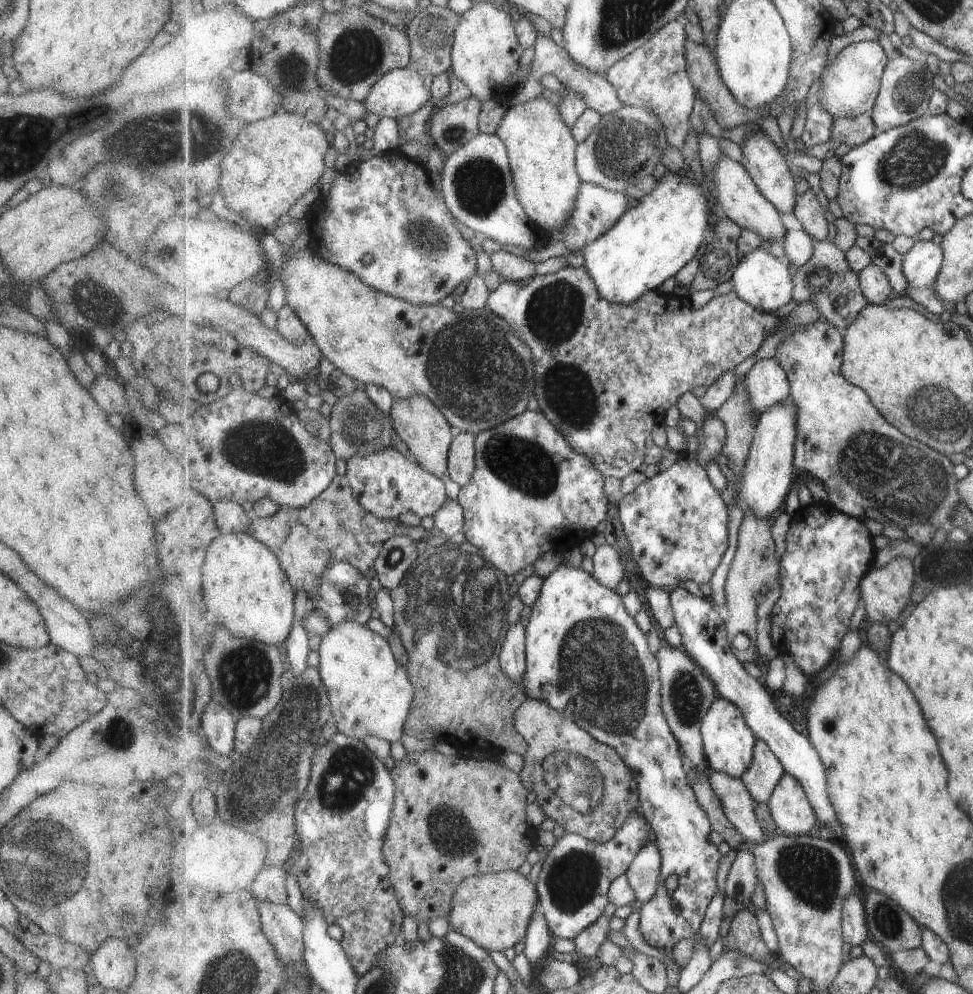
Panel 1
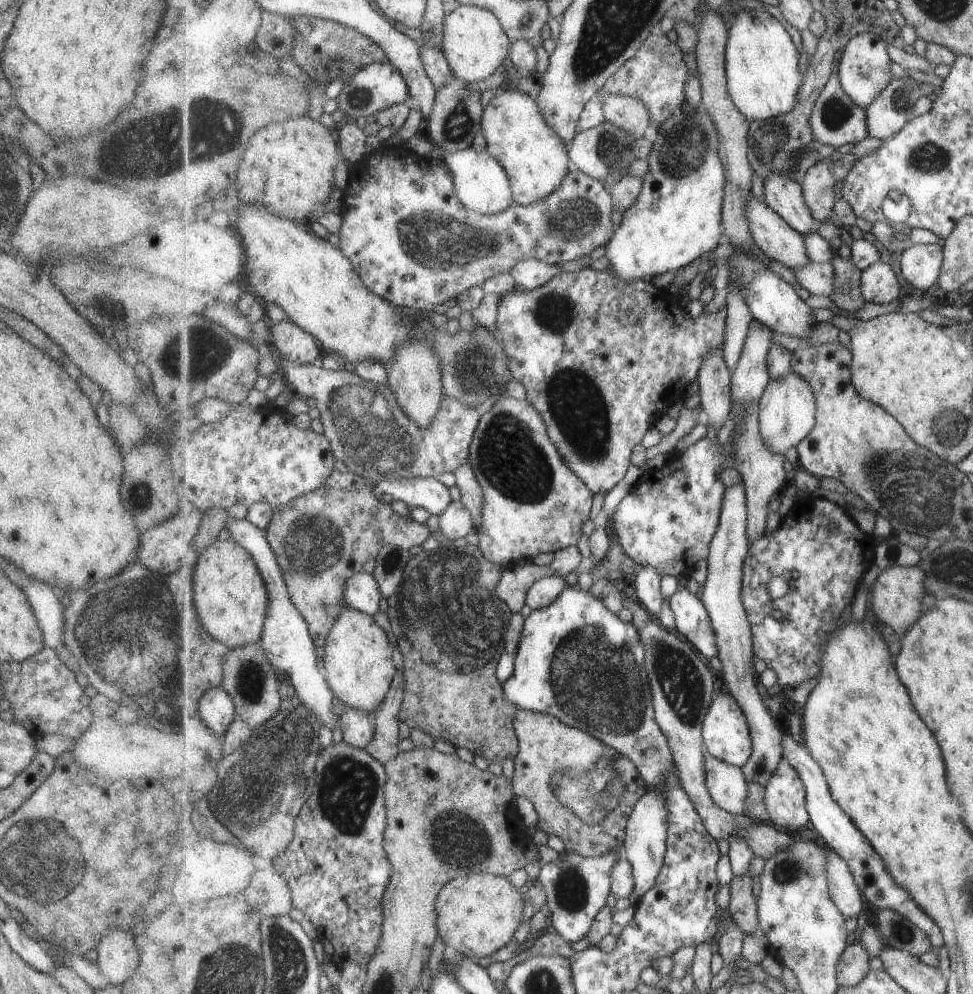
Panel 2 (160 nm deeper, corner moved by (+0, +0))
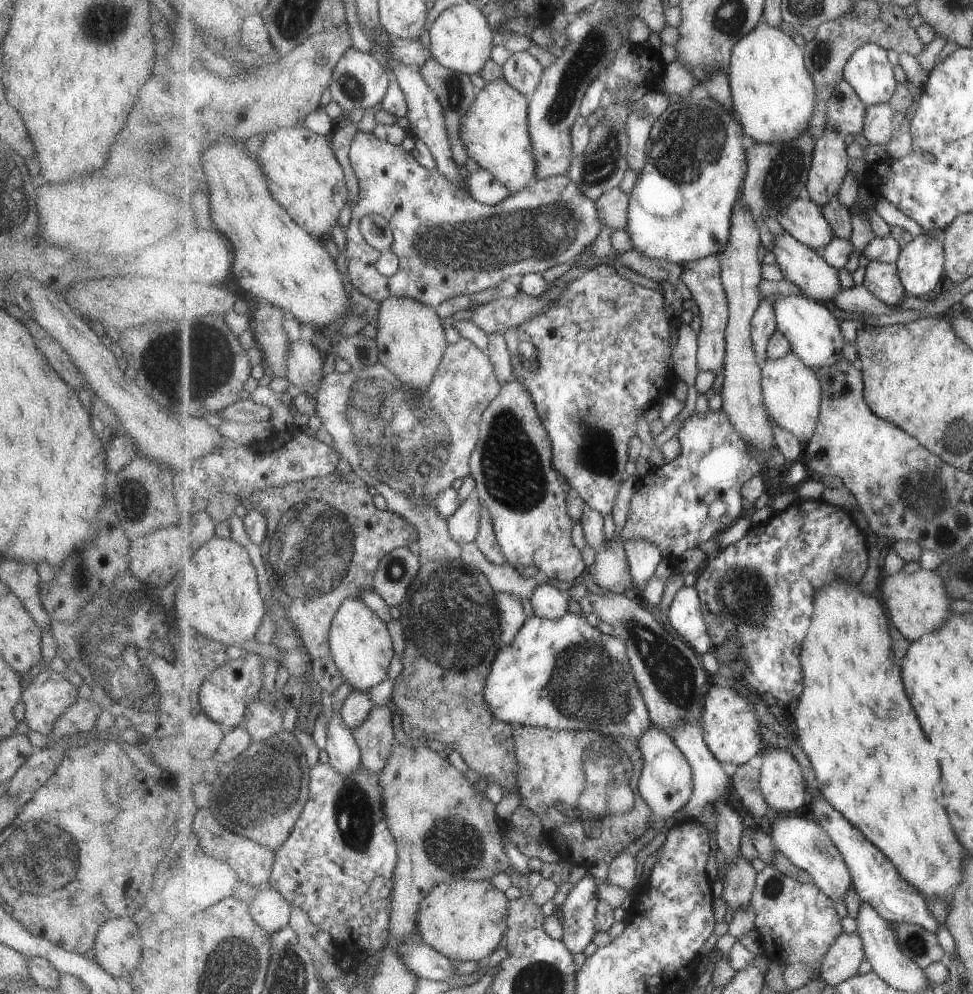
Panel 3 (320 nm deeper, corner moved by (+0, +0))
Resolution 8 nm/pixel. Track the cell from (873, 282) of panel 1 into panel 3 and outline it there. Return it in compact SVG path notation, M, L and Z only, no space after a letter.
M870 262L866 266L863 285L891 308L907 295L896 263Z

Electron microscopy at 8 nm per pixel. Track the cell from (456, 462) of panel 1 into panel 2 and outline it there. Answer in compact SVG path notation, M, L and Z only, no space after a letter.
M470 462L461 464L454 473L456 477L456 486L462 494L461 501L466 508L469 508L473 514L474 524L483 522L483 490L481 484L477 481L477 476L473 471Z

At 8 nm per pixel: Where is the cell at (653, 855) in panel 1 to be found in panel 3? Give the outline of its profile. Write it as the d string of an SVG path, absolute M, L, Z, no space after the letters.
M653 725L641 736L641 751L645 754L645 772L640 779L640 794L651 808L652 827L655 822L665 821L675 816L694 794L694 772L685 752L675 744L674 739Z

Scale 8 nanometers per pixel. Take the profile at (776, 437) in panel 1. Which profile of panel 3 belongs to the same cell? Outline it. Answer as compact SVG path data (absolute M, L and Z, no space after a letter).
M793 352L779 360L770 358L763 364L764 400L772 423L795 434L799 442L809 443L815 435L822 410L823 387L816 372Z

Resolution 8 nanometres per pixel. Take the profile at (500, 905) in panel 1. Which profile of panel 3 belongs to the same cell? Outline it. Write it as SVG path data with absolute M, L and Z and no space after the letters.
M451 880L439 884L421 904L421 910L417 914L417 932L419 939L439 950L455 961L487 960L488 957L501 946L501 940L505 938L505 932L509 928L509 899L490 884L490 880Z

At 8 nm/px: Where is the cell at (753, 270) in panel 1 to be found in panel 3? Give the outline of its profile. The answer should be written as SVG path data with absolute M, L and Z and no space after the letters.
M784 296L777 298L775 312L778 330L791 342L793 353L804 361L804 364L813 371L821 366L833 366L845 359L840 352L846 340L841 334L839 320L831 314L831 310L823 303L812 300L806 296Z

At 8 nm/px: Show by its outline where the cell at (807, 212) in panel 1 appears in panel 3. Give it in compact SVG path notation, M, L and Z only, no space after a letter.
M828 125L823 138L815 146L807 187L812 202L822 208L838 196L841 184L849 174L847 164L847 142L833 126Z

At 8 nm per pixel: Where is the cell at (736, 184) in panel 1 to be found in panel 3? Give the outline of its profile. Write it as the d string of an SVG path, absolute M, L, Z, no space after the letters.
M783 229L780 234L775 236L775 246L771 252L773 261L780 268L784 279L801 286L801 290L807 294L808 298L825 304L832 302L833 298L841 292L841 282L839 282L839 270L834 268L819 251L813 250L811 246L803 244L797 240L795 236L791 235L786 229Z

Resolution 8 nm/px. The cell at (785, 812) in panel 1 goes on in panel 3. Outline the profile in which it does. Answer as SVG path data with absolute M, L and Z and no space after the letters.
M784 745L771 748L761 756L761 788L769 808L775 815L793 816L810 800L805 770Z

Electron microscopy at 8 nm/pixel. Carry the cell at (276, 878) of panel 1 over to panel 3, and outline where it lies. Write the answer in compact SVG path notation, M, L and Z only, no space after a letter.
M263 888L250 903L253 919L269 933L289 926L291 904L275 888Z

